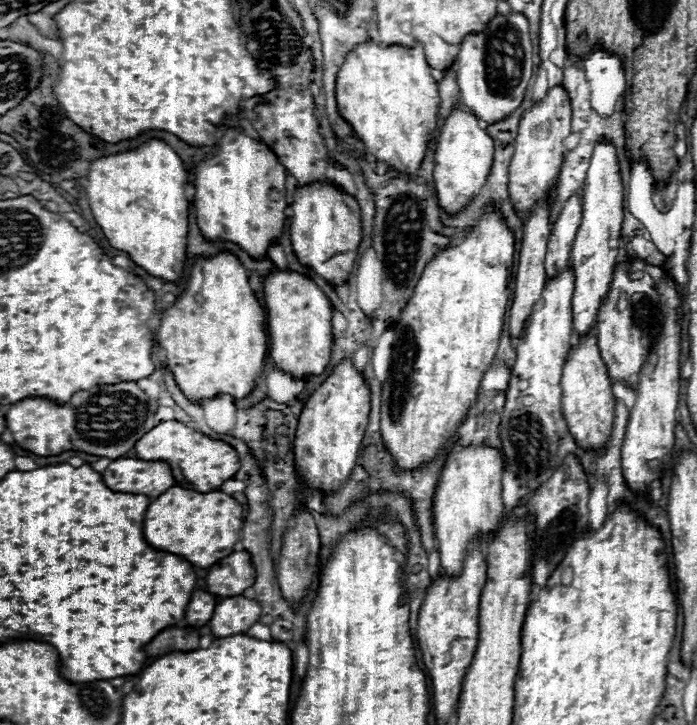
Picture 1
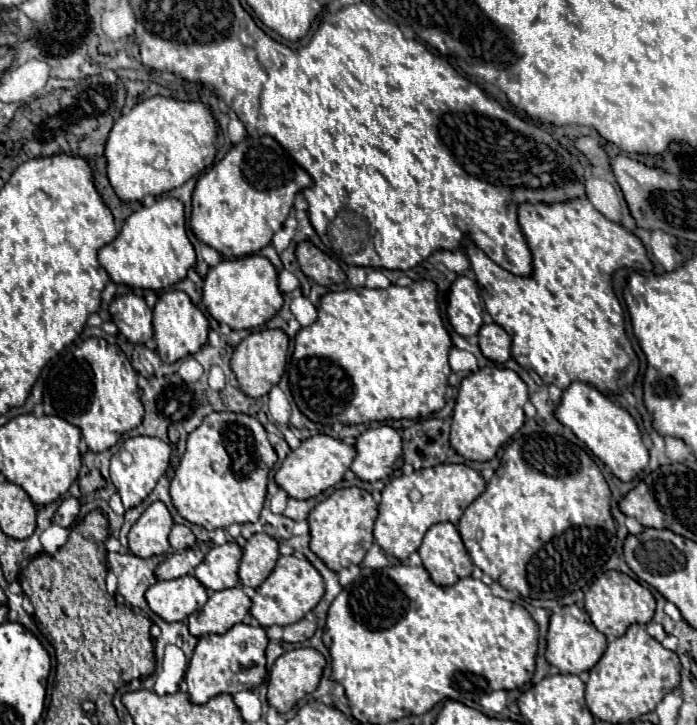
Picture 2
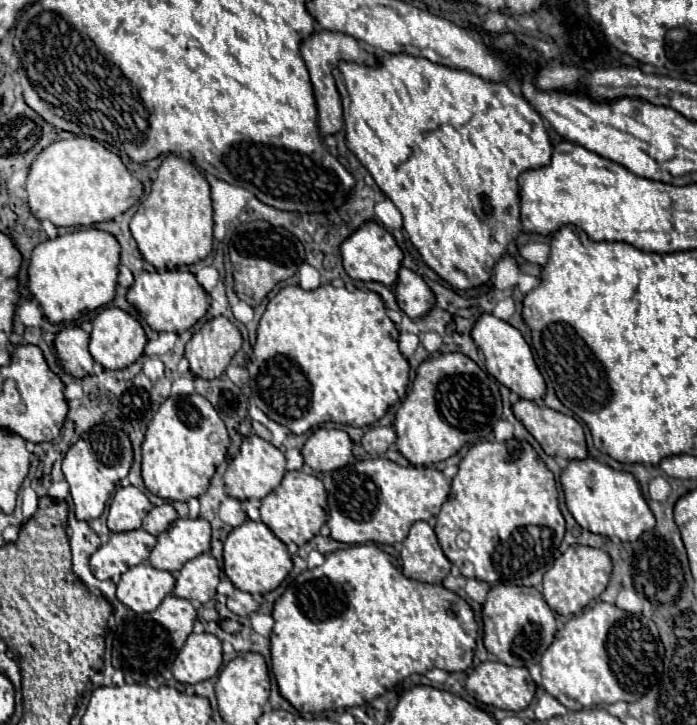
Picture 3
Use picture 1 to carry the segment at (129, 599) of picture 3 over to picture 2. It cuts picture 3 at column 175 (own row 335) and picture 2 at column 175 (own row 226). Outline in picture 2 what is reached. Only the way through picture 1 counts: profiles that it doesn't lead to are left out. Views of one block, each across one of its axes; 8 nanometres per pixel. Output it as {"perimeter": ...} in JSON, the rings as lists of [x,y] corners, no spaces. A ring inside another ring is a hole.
{"perimeter":[[[194,576],[158,580],[146,590],[146,602],[162,620],[182,622],[208,600],[206,588]]]}

